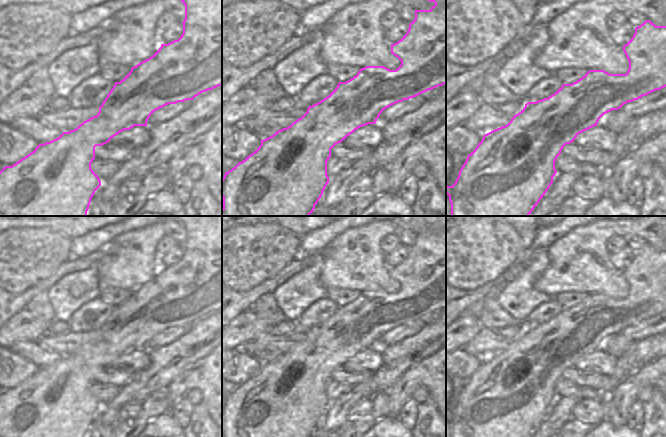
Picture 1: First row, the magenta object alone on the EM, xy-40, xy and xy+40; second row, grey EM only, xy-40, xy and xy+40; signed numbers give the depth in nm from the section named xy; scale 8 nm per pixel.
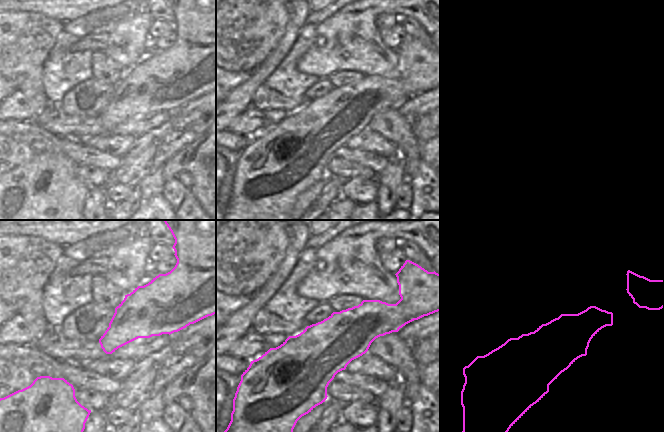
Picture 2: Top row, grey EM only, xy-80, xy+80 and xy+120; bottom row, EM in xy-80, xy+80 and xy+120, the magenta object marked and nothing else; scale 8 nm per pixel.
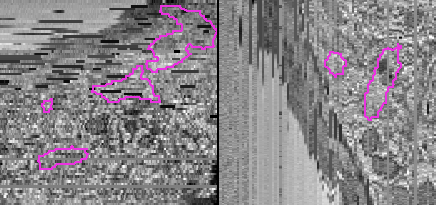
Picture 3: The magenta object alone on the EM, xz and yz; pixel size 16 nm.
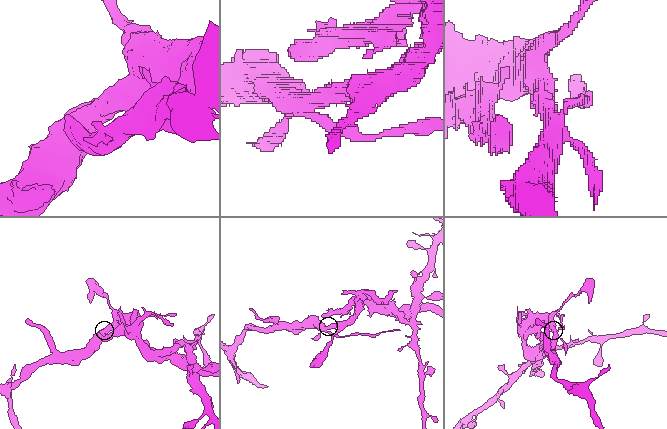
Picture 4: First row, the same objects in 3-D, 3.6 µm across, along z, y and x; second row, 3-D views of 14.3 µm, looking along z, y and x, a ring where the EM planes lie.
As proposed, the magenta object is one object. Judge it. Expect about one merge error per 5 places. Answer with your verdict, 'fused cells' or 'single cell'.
fused cells

